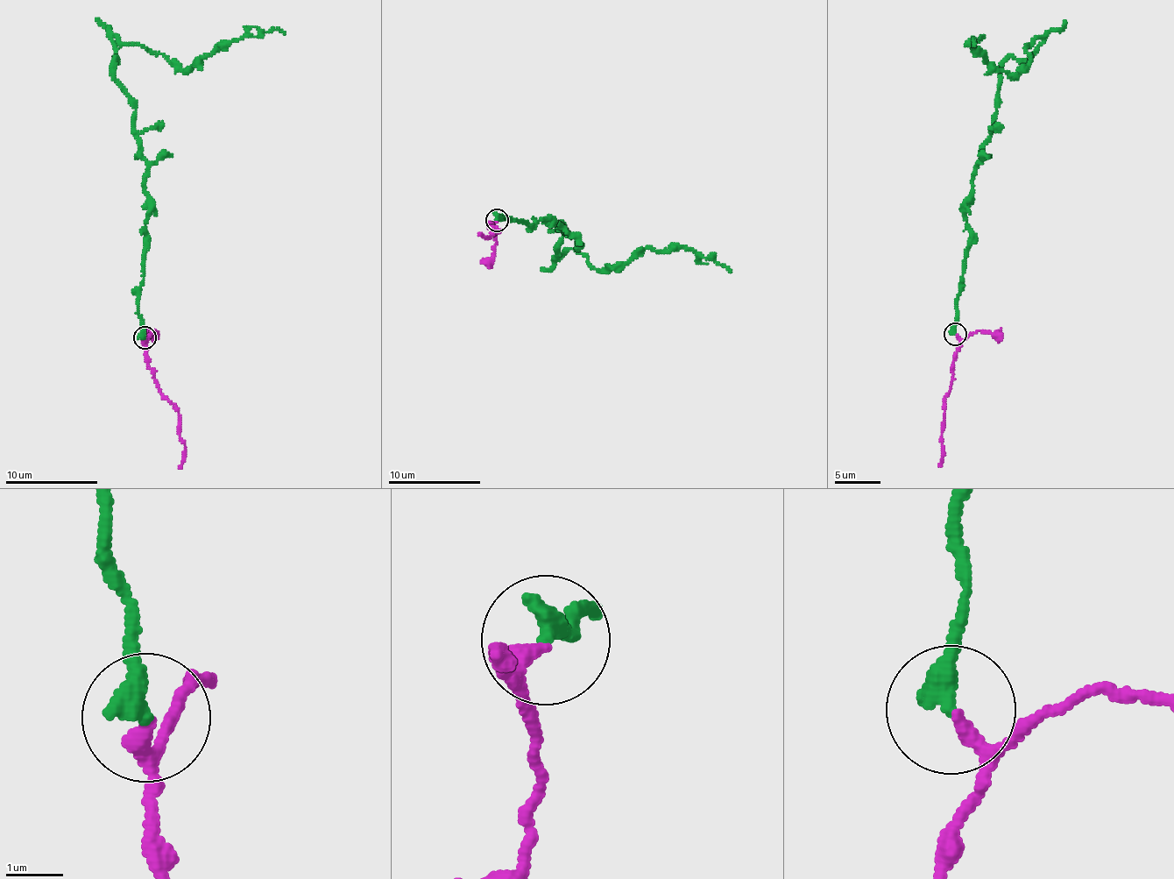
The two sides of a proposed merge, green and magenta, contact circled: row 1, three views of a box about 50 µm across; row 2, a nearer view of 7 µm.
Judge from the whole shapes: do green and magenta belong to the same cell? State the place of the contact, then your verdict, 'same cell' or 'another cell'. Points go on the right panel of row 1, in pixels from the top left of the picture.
at (955, 334); same cell

